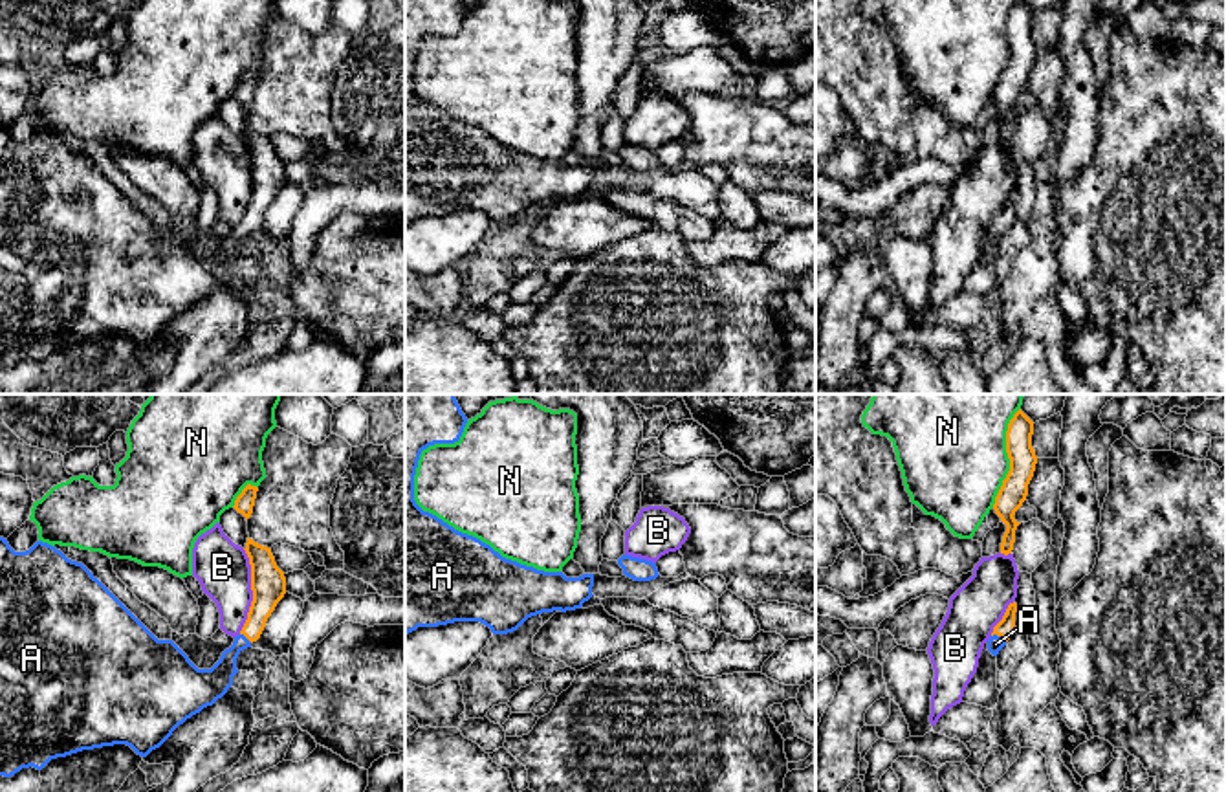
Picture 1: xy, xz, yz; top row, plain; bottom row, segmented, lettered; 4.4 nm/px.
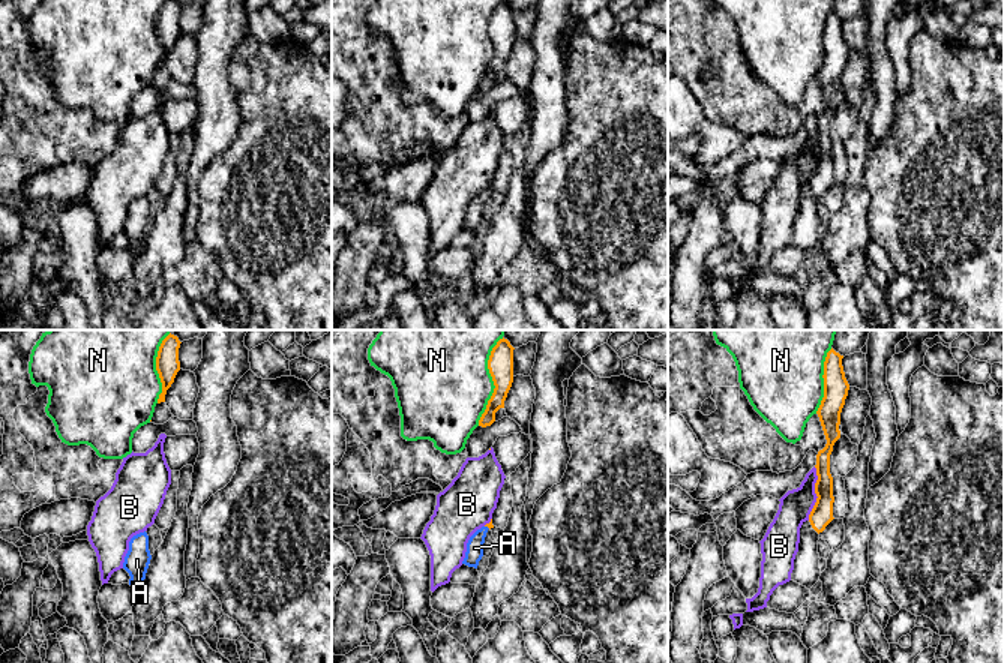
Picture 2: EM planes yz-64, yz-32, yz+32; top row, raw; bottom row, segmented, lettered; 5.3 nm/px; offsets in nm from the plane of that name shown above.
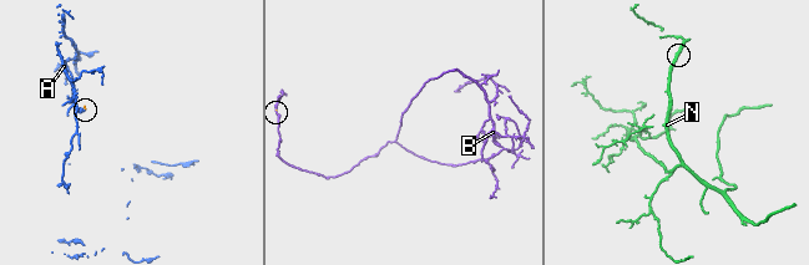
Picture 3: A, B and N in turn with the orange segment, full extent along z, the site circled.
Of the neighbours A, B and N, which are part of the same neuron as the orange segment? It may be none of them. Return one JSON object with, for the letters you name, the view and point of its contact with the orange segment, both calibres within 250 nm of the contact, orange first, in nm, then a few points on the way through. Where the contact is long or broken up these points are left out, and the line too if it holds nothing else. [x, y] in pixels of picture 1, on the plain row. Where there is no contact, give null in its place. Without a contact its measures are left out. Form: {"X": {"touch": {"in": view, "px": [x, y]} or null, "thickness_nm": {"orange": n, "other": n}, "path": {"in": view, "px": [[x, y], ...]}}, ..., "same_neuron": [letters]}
{"A": {"touch": {"in": "yz", "px": [999, 224]}, "thickness_nm": {"orange": 80, "other": 70}, "path": {"in": "yz", "px": [[1007, 215], [999, 224], [996, 233]]}}, "same_neuron": ["A"]}

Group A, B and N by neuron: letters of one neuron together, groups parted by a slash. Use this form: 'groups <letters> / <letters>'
groups A / B / N

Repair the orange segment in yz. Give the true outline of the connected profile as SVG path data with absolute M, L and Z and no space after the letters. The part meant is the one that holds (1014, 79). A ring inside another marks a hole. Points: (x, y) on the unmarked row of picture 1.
M1017 0L1008 13L1006 42L1010 60L995 86L993 99L1006 114L1001 132L1001 143L1008 145L1013 139L1015 119L1021 112L1015 110L1015 101L1023 95L1028 84L1028 73L1034 66L1037 46L1032 37L1034 11Z

